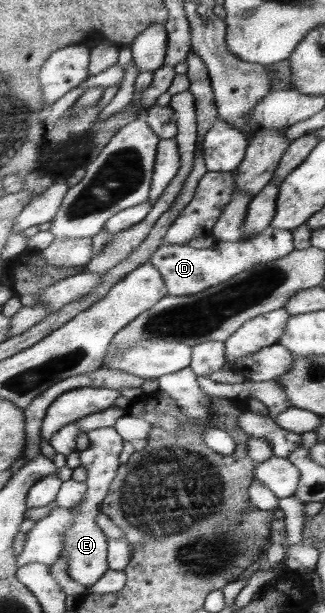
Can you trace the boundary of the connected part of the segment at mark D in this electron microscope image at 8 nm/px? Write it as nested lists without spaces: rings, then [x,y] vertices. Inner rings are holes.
[[[275,228],[268,229],[246,241],[216,241],[205,249],[193,248],[183,244],[162,244],[149,262],[154,264],[168,286],[169,295],[191,296],[208,288],[221,285],[231,278],[252,269],[259,262],[273,262],[291,254],[297,249],[292,231]]]

